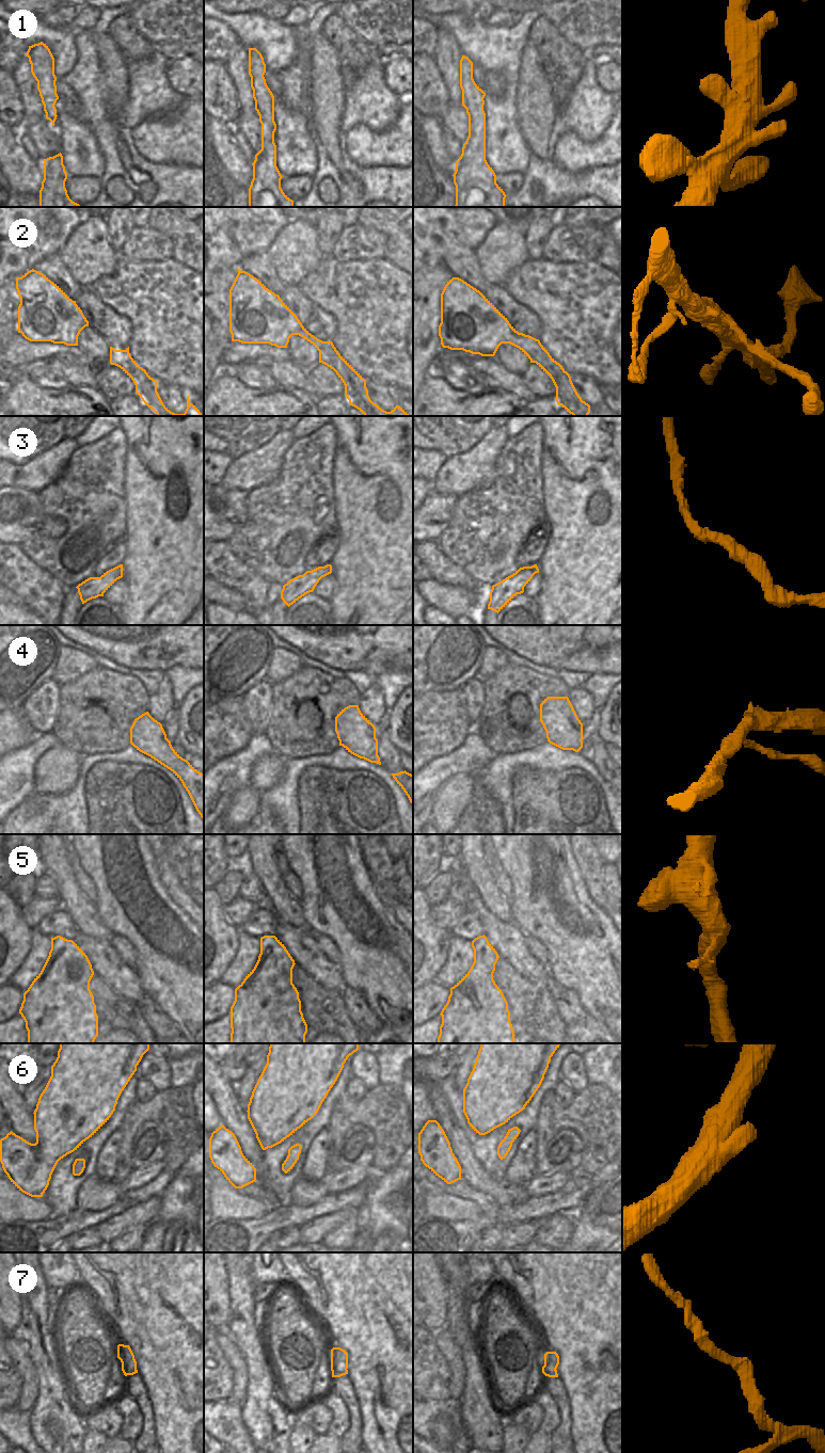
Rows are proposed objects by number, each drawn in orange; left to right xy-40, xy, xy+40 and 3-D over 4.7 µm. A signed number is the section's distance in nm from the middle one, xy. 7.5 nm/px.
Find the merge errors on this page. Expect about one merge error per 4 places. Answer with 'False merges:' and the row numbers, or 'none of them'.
False merges: none of them.

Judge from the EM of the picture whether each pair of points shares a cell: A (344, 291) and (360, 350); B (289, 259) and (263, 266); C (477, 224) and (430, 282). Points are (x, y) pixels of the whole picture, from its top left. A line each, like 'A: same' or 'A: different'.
A: same
B: different
C: different

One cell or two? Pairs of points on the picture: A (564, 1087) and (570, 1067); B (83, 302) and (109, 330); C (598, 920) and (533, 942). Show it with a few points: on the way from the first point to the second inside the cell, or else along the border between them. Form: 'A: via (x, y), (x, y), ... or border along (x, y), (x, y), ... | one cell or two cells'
A: border along (561, 1079), (575, 1092) | two cells
B: via (91, 307), (99, 316), (101, 322) | one cell
C: border along (527, 935), (543, 945), (545, 964) | two cells

